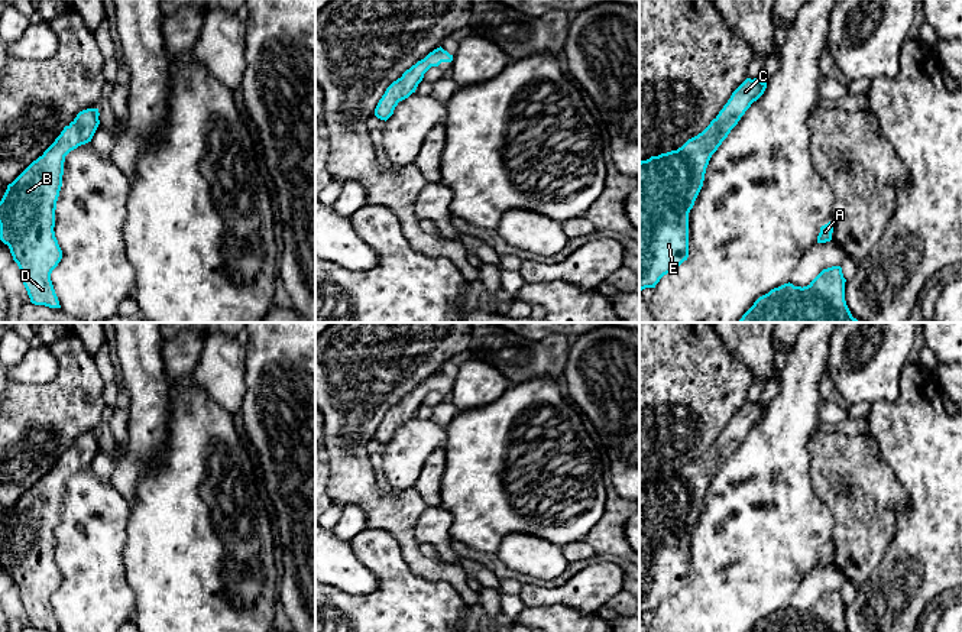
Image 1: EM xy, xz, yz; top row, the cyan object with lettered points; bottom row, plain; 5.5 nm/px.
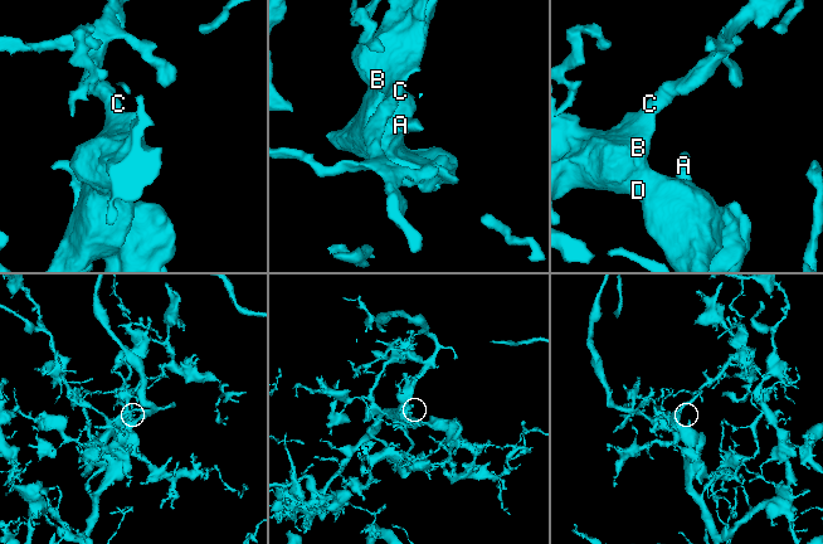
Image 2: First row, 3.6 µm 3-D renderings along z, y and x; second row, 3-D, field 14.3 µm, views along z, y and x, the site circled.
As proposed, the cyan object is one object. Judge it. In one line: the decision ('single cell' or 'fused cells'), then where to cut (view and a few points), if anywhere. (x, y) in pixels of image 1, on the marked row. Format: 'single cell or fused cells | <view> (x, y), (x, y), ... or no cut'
single cell | no cut

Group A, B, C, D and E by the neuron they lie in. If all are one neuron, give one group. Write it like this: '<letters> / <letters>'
A B C D E

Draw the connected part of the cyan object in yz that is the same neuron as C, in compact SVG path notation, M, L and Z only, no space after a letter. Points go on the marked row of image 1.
M746 78L710 124L677 150L639 162L639 289L655 288L660 279L689 257L689 213L703 187L706 168L745 111L765 91L767 82Z

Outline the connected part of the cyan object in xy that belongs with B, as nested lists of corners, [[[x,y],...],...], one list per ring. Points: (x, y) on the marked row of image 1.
[[[98,108],[80,111],[43,155],[7,185],[0,201],[0,240],[9,246],[35,305],[61,308],[51,273],[62,259],[54,227],[64,162],[71,150],[91,142],[98,116]]]

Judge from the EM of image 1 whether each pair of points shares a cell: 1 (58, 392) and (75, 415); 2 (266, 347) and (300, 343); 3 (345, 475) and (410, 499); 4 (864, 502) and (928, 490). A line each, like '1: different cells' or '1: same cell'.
1: same cell
2: same cell
3: same cell
4: different cells

